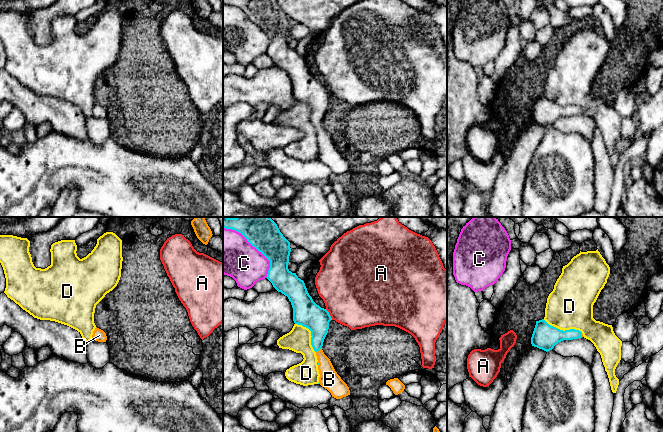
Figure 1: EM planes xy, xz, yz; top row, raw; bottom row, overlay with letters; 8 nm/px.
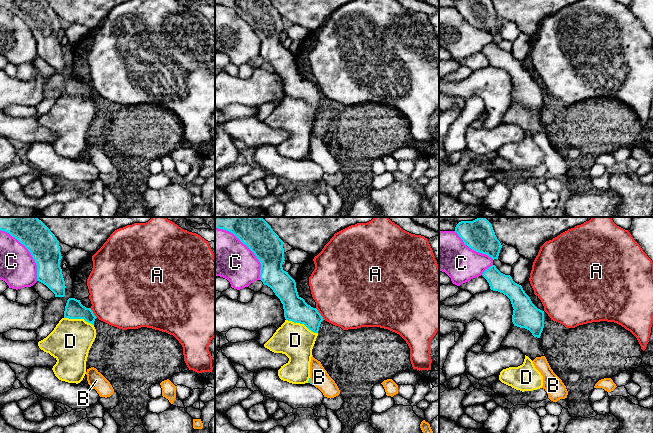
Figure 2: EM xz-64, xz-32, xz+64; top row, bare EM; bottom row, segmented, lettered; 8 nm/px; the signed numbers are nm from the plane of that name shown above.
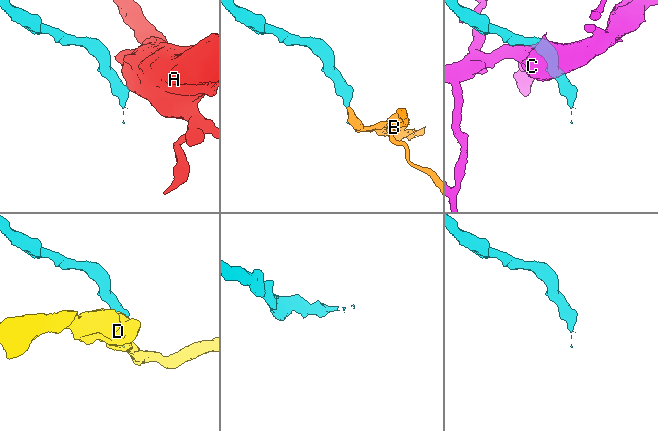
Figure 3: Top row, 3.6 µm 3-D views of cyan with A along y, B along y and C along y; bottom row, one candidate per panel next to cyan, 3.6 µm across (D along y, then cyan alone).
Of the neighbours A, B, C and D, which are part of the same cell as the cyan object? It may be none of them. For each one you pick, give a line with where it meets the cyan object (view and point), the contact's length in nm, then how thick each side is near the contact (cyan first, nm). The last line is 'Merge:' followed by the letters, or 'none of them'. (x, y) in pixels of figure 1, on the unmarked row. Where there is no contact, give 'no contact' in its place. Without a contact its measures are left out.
B: meets cyan in xz at (318, 126); contact 60 nm long; 200 nm thick on the cyan side, 160 nm on the other
Merge: B

